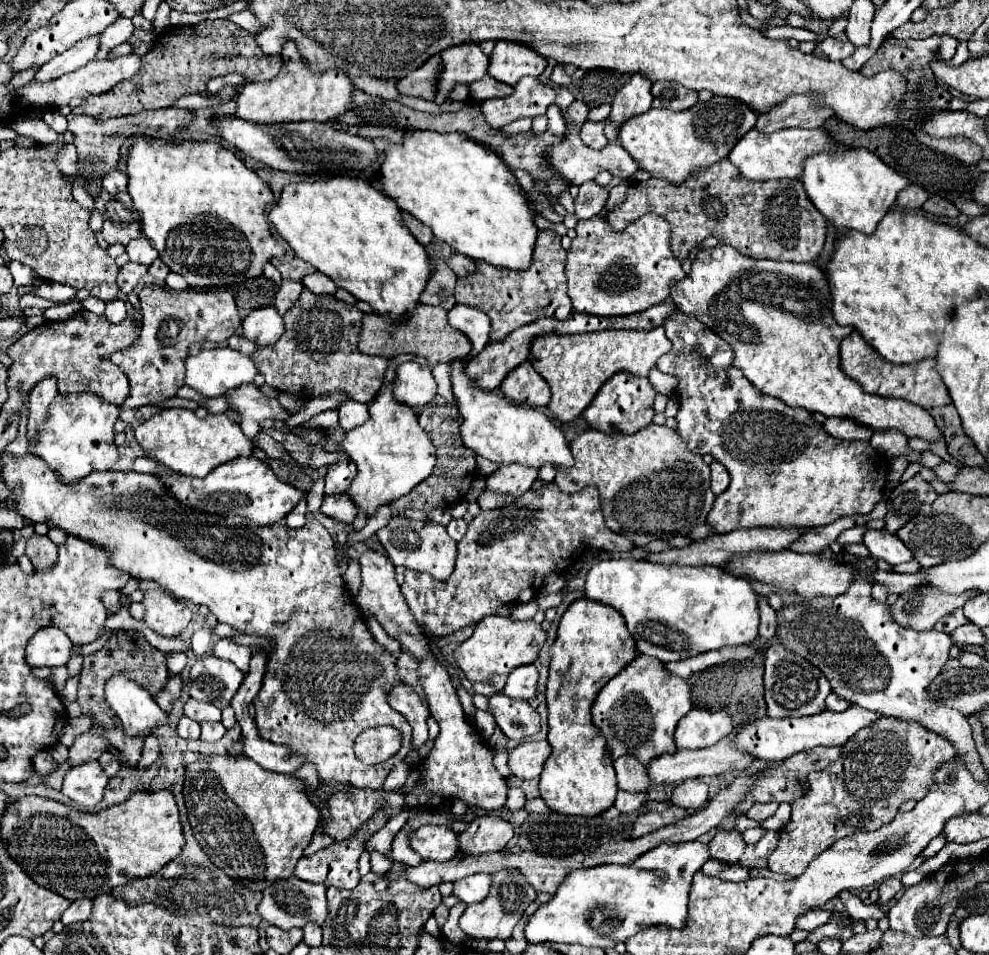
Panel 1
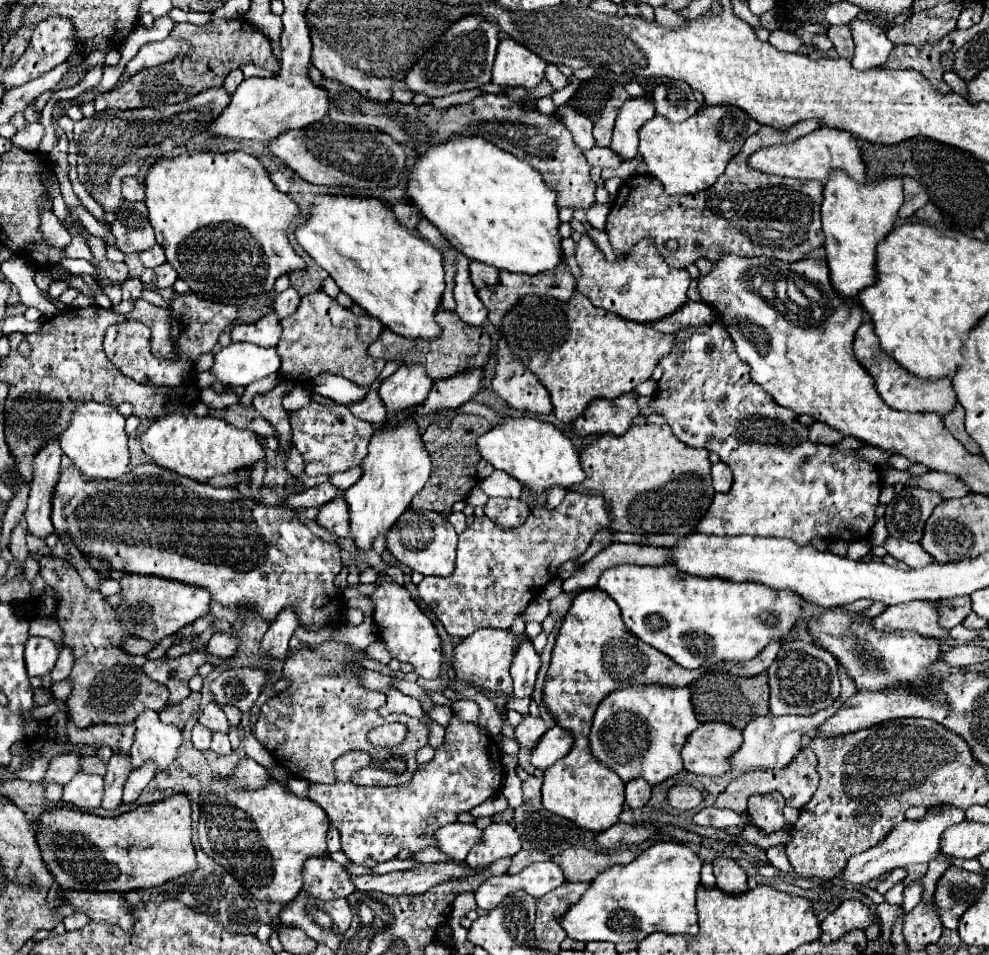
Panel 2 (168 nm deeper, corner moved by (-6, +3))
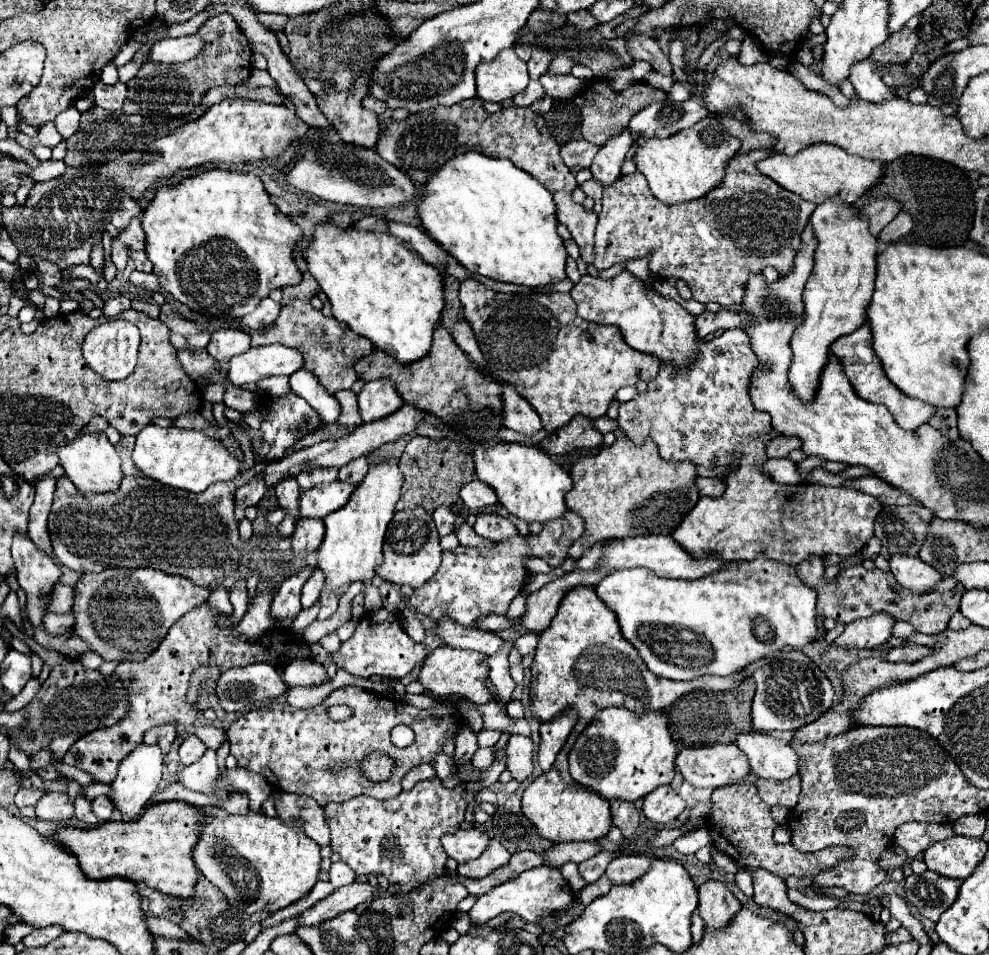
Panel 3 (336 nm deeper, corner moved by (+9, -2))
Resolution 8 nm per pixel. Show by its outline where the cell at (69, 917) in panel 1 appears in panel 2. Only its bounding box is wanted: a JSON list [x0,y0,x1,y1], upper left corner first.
[64,913,90,931]

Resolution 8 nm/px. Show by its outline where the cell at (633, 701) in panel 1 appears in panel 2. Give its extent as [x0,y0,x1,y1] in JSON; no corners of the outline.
[590,687,698,785]

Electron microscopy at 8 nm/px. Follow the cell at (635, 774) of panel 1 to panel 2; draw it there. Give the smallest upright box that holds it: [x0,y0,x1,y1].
[626,779,652,809]

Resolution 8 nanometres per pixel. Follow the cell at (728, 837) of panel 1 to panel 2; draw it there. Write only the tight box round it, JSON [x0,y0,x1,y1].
[714,857,748,895]

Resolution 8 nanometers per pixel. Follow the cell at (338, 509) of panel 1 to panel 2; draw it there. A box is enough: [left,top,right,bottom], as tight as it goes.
[316,497,348,539]

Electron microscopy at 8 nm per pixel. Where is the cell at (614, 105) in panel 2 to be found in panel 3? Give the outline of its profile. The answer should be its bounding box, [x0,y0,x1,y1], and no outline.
[575,82,667,146]

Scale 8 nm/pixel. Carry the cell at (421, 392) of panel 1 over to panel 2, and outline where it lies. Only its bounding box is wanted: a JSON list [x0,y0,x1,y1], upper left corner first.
[378,365,432,413]

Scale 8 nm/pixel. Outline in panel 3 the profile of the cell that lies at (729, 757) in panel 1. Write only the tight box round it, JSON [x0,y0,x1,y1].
[735,730,799,780]

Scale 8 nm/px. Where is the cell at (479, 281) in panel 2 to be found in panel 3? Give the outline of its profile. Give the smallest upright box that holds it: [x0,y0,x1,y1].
[459,278,661,432]

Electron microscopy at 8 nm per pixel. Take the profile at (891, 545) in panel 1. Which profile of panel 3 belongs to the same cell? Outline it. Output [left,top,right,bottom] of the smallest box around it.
[889,556,943,594]

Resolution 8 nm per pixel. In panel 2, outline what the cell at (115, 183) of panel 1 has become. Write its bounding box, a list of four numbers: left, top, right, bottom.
[122,177,146,201]

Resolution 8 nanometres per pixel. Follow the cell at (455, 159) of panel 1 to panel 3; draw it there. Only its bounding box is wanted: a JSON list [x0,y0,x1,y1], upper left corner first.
[415,152,567,288]

